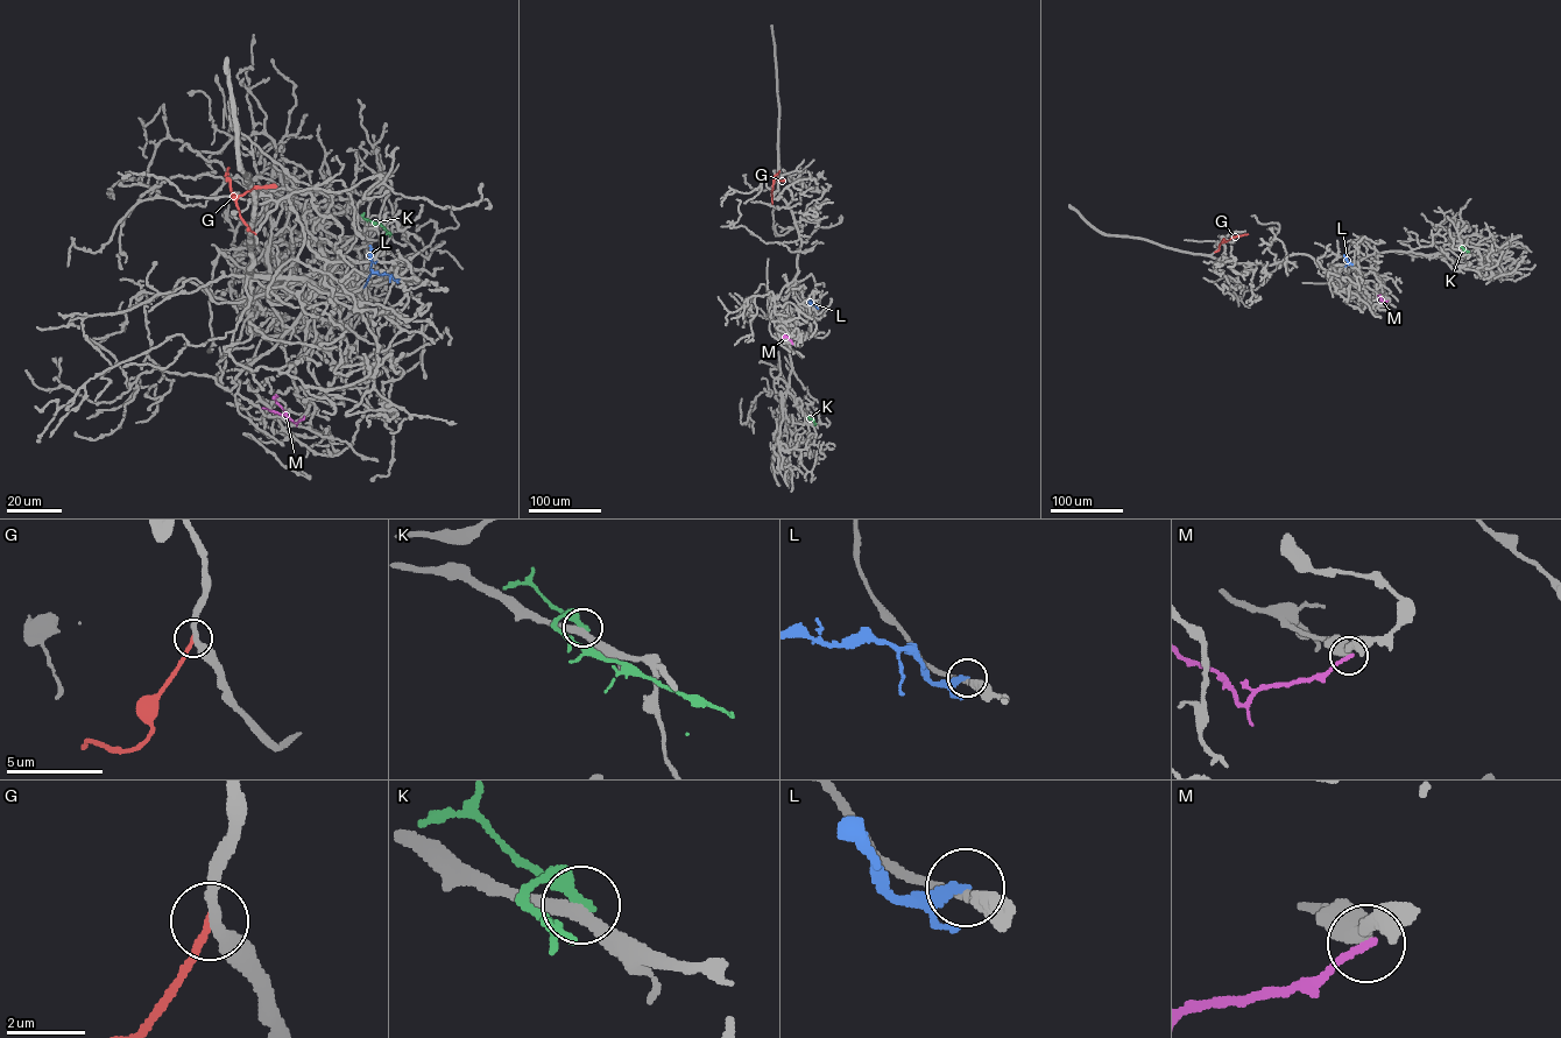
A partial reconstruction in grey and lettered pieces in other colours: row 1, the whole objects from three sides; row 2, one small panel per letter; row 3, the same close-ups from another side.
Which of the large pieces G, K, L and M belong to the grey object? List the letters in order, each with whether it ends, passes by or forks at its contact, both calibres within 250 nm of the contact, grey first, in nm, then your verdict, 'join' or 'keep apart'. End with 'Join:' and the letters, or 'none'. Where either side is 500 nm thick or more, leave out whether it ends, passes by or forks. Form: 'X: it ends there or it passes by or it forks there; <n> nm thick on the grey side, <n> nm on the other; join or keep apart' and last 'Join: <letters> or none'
G: it ends there; 280 nm thick on the grey side, 190 nm on the other; keep apart
K: it passes by; 320 nm thick on the grey side, 280 nm on the other; keep apart
L: it ends there; 200 nm thick on the grey side, 240 nm on the other; keep apart
M: it ends there; 460 nm thick on the grey side, 190 nm on the other; keep apart
Join: none

